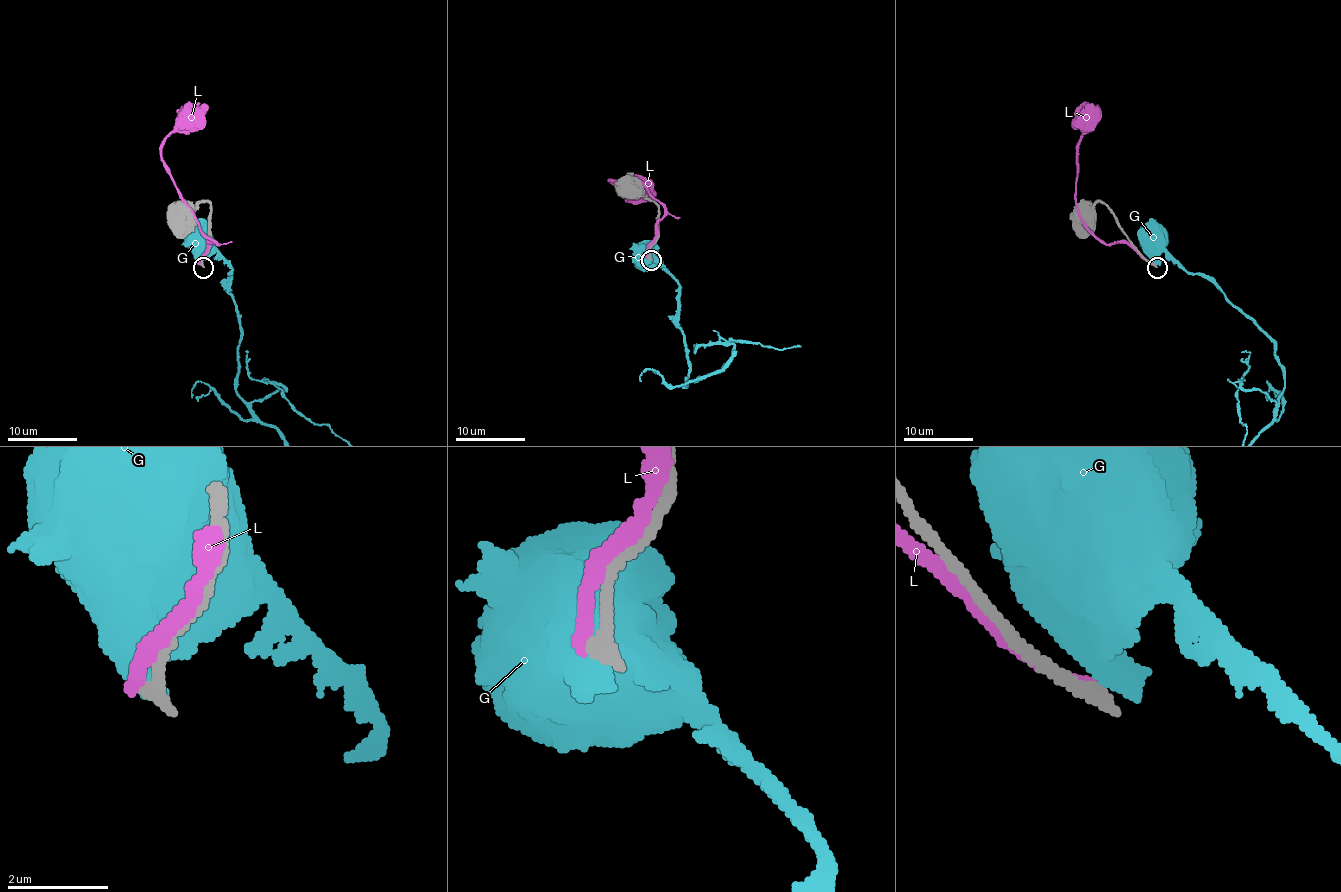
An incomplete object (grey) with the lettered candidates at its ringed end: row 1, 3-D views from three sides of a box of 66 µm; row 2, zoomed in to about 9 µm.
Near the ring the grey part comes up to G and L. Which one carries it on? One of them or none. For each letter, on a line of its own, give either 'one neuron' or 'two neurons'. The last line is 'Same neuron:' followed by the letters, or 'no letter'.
G: two neurons
L: two neurons
Same neuron: no letter

